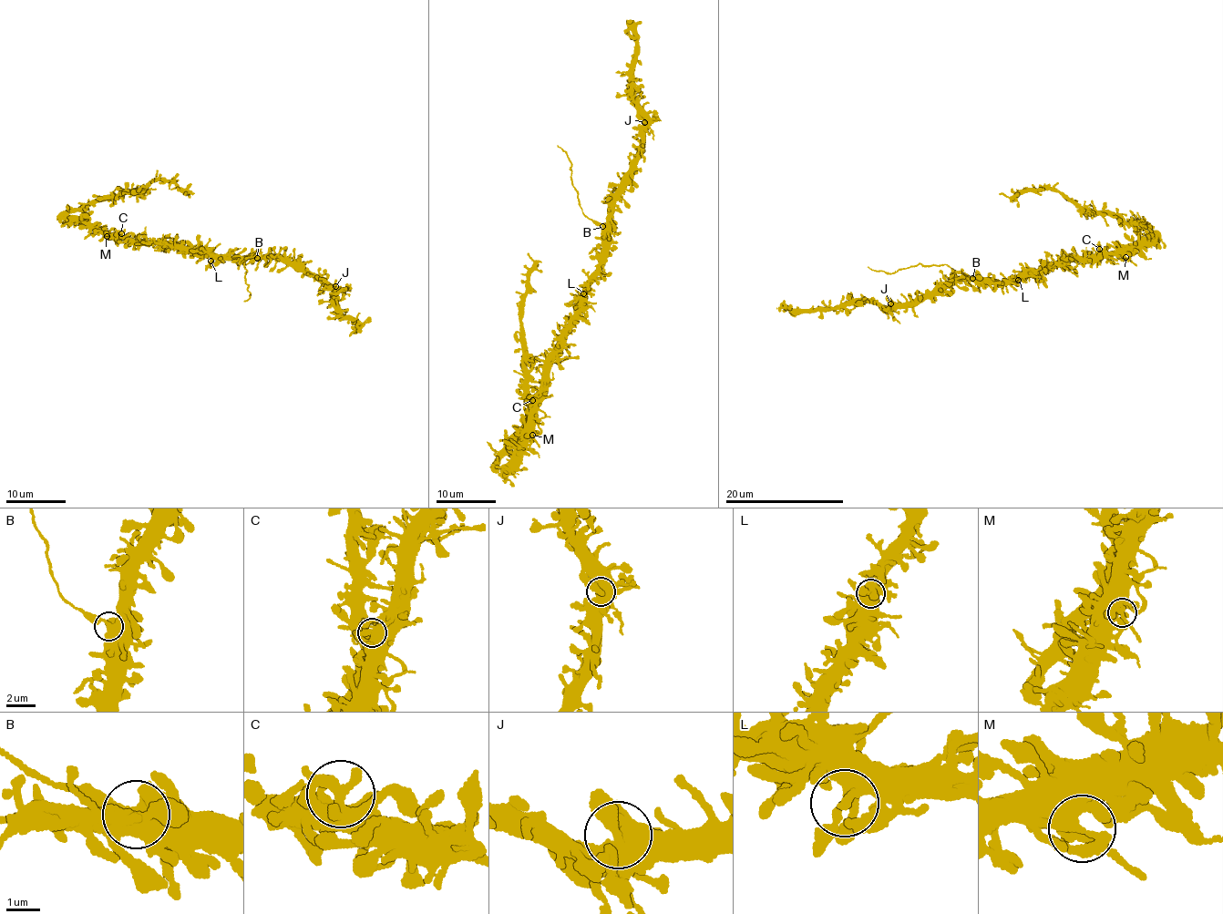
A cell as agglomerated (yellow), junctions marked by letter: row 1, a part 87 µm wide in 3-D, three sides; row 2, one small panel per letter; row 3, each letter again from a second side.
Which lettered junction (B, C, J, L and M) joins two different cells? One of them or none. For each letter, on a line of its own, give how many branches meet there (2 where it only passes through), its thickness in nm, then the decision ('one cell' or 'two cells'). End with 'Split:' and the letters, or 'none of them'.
B: 3 branches meet; 400 nm thick; two cells
C: 3 branches meet; 360 nm thick; one cell
J: 3 branches meet; 420 nm thick; one cell
L: 3 branches meet; 360 nm thick; one cell
M: 3 branches meet; 320 nm thick; one cell
Split: B

